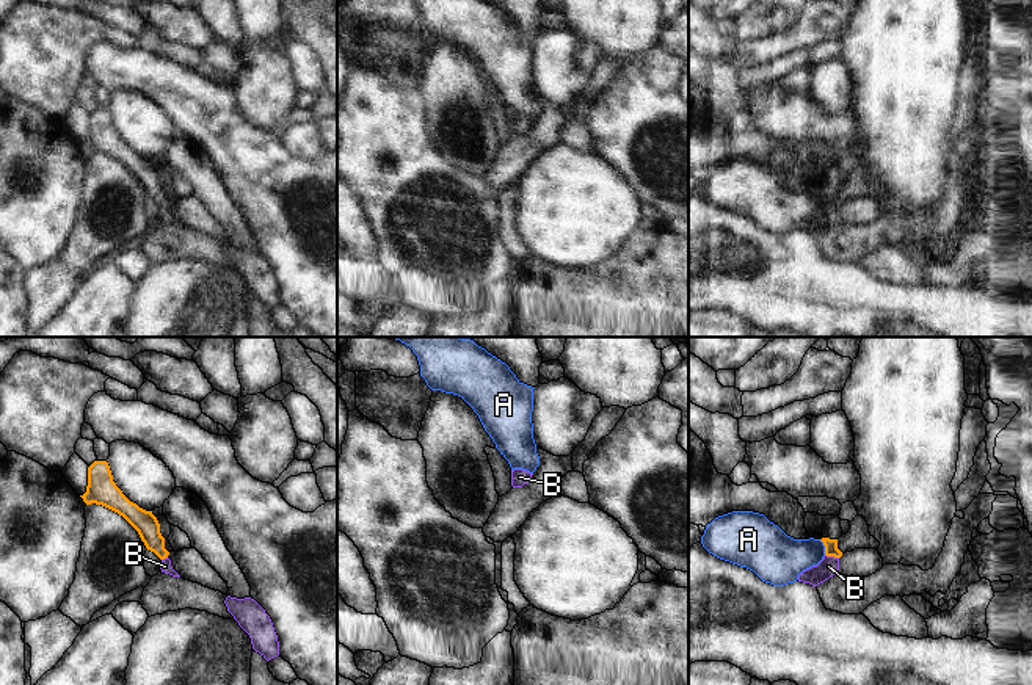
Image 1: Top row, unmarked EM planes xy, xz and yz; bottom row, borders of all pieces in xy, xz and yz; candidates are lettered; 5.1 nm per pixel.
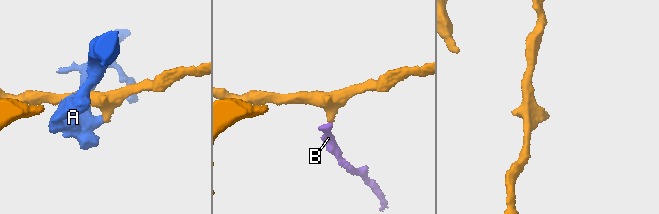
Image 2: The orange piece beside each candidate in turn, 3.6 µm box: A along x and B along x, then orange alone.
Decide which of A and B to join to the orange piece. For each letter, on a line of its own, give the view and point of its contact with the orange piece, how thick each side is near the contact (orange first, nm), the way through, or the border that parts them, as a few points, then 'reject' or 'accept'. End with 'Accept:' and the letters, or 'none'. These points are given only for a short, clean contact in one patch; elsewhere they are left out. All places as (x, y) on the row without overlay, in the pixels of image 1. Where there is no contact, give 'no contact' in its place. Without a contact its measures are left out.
A: contact yz (825, 196); calibres 70 and 260 nm; reject
B: contact yz (832, 204); calibres 70 and 100 nm; way yz (832, 198), (832, 204), (828, 215); accept
Accept: B

